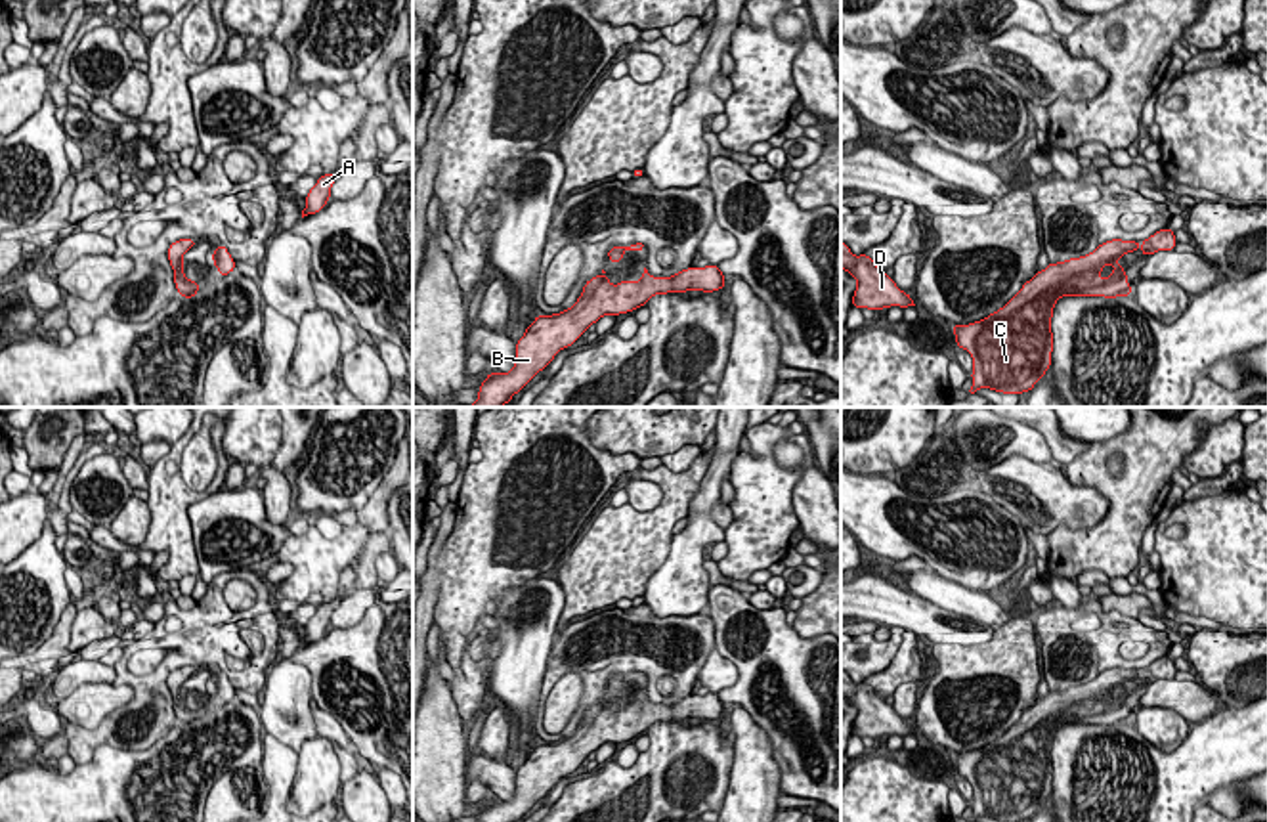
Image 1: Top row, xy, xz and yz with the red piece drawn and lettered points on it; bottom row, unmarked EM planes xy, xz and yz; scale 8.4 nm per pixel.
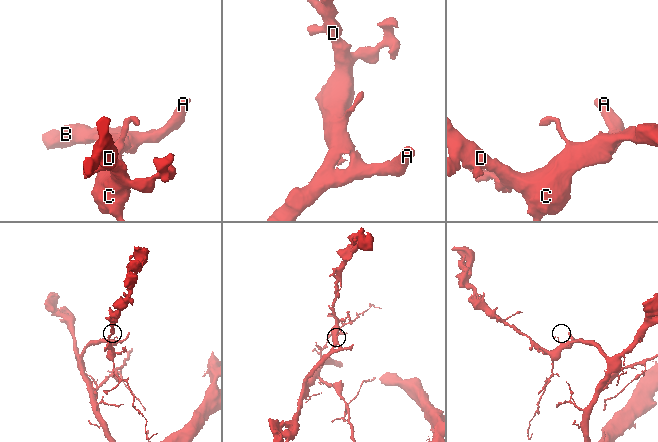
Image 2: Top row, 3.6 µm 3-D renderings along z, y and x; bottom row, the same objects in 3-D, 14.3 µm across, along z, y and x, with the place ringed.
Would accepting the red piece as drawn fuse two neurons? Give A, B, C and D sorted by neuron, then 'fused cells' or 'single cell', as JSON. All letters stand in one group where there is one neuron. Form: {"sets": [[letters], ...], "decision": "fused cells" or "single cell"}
{"sets": [["A", "B", "C", "D"]], "decision": "single cell"}

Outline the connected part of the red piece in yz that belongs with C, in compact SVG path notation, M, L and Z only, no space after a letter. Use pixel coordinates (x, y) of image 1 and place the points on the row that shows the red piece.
M1164 227L1141 241L1110 239L1093 252L1057 264L1047 264L998 312L988 317L954 325L957 348L973 357L973 386L1003 394L1030 392L1051 367L1051 317L1061 296L1129 296L1127 273L1116 260L1141 250L1175 250L1175 233Z

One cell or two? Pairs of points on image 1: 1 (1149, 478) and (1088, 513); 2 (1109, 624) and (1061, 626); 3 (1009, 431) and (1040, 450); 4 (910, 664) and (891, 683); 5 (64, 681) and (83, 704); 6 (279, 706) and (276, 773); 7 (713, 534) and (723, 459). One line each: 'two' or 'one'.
1: two
2: one
3: one
4: one
5: two
6: two
7: one

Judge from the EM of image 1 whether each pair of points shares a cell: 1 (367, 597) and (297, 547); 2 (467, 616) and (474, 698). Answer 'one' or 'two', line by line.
1: two
2: one

